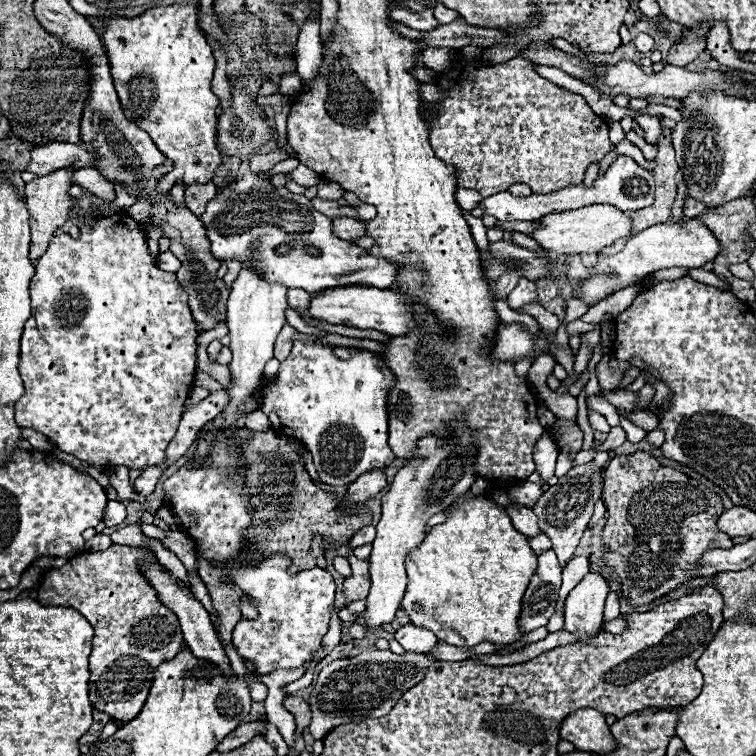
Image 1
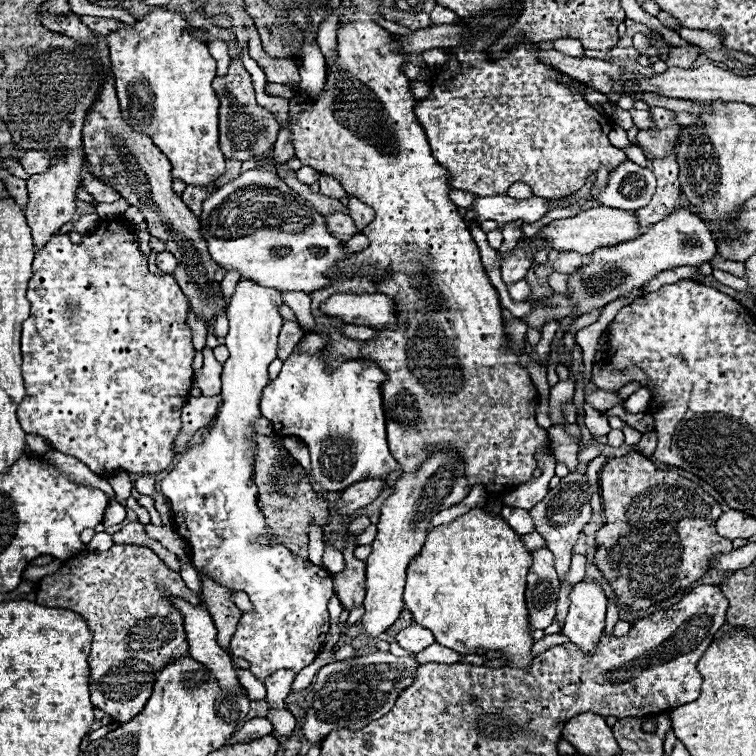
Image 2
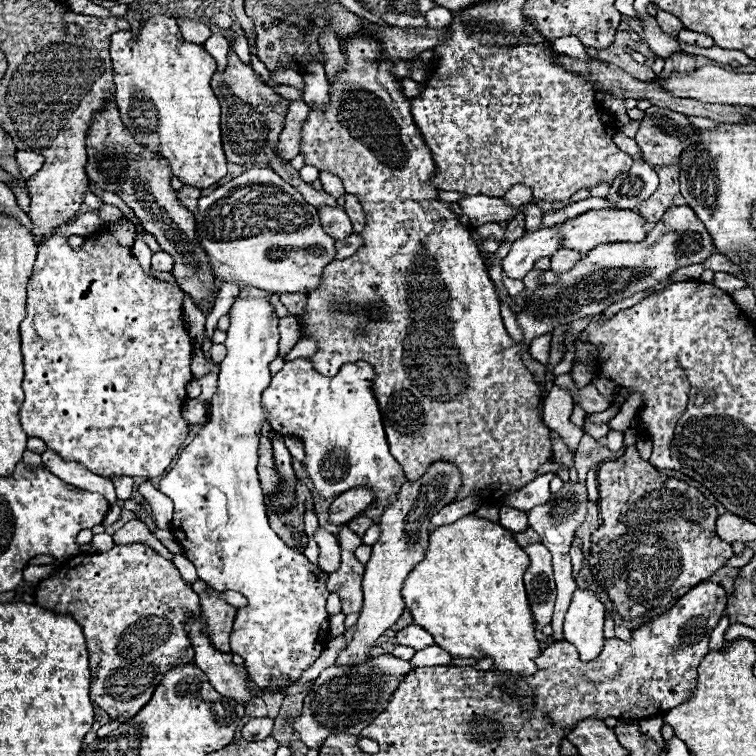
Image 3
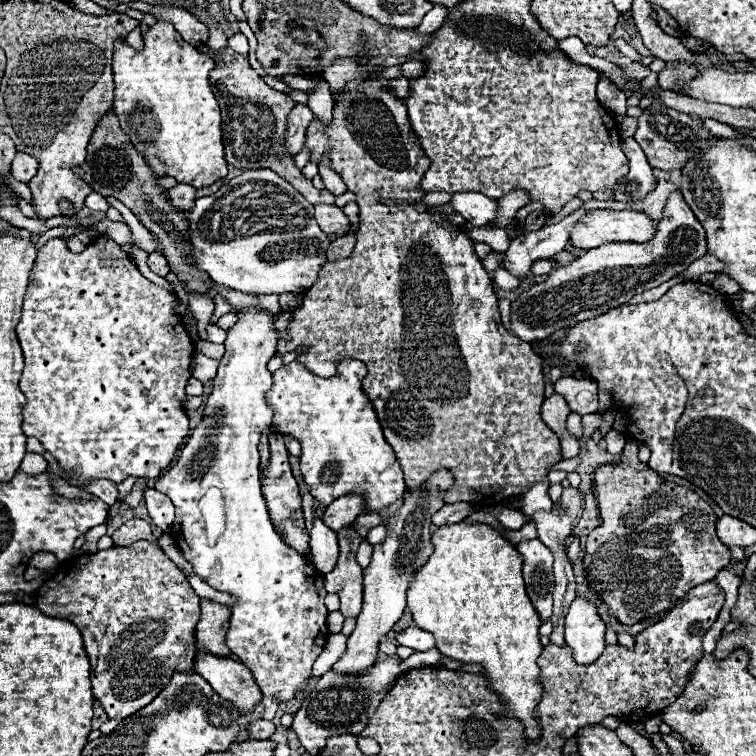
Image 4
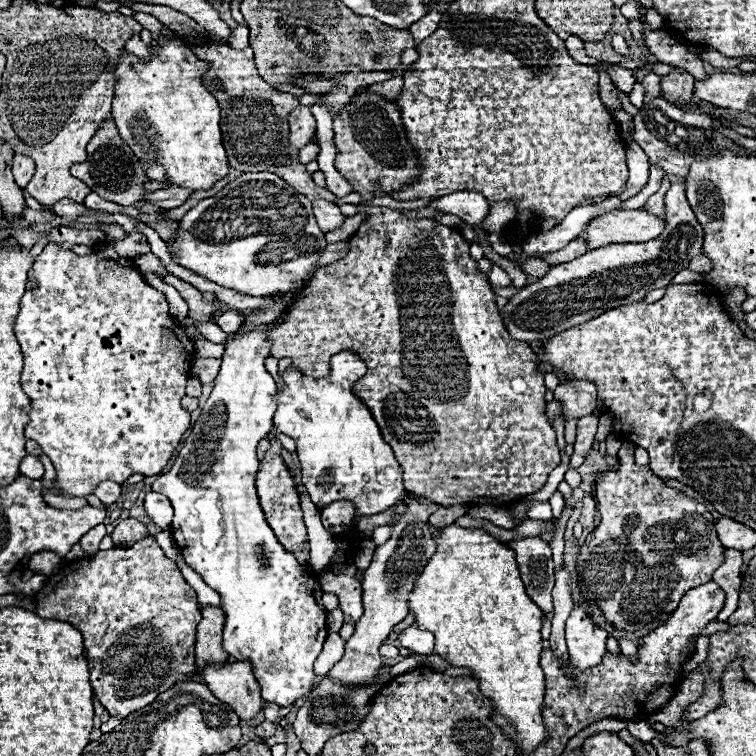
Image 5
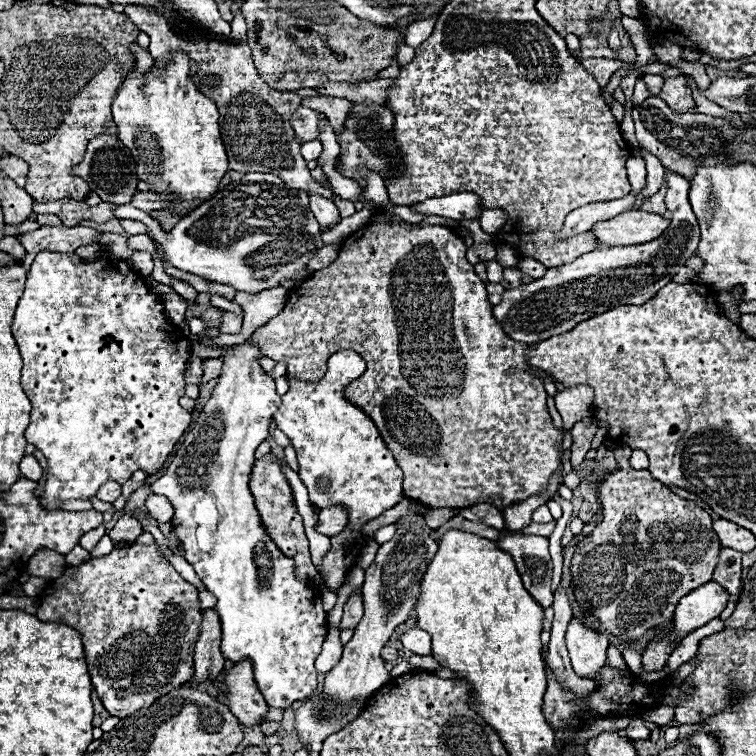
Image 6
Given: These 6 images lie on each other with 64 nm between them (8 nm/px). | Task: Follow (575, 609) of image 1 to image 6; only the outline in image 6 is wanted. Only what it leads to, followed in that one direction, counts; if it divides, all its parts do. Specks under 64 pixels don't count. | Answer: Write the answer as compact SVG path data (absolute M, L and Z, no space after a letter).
M572 618L568 624L566 646L570 652L574 672L580 678L594 678L598 668L602 668L606 662L606 634L590 630L578 618Z

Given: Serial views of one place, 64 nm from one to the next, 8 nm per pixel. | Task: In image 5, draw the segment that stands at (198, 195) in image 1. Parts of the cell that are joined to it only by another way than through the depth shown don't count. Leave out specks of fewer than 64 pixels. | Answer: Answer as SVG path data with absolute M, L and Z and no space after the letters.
M170 186L166 190L156 190L156 192L150 192L146 196L146 202L152 202L152 204L158 204L166 210L172 210L172 208L178 208L182 206L188 198L190 198L192 190L190 188L182 188L182 186Z

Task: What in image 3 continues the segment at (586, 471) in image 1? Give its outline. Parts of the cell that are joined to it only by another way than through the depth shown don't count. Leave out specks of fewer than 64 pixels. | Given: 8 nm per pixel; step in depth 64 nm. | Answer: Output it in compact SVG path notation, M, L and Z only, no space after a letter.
M564 482L564 486L550 496L550 500L544 506L536 506L528 512L530 526L540 534L542 544L552 552L554 556L554 578L556 578L556 608L554 608L554 618L552 618L552 628L554 628L554 638L562 640L562 624L564 616L570 606L570 596L574 594L576 582L572 580L572 566L570 566L570 546L576 536L576 530L580 524L586 520L586 504L588 504L588 494L580 482Z

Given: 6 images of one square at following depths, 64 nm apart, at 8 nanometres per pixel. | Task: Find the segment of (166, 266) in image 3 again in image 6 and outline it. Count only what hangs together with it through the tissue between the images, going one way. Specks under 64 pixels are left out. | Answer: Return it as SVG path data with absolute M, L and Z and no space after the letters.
M134 252L134 256L128 258L128 264L140 274L140 276L150 276L154 268L154 260L148 252Z

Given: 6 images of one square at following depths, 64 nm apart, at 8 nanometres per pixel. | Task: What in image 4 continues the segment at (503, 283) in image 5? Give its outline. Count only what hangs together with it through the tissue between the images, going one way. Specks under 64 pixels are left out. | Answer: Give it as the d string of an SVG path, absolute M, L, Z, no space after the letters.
M498 268L498 270L494 272L494 278L492 278L492 280L496 282L498 288L502 288L502 290L506 290L506 292L516 290L516 288L520 286L520 280L518 280L516 276L510 276L510 272L506 272L504 268Z

